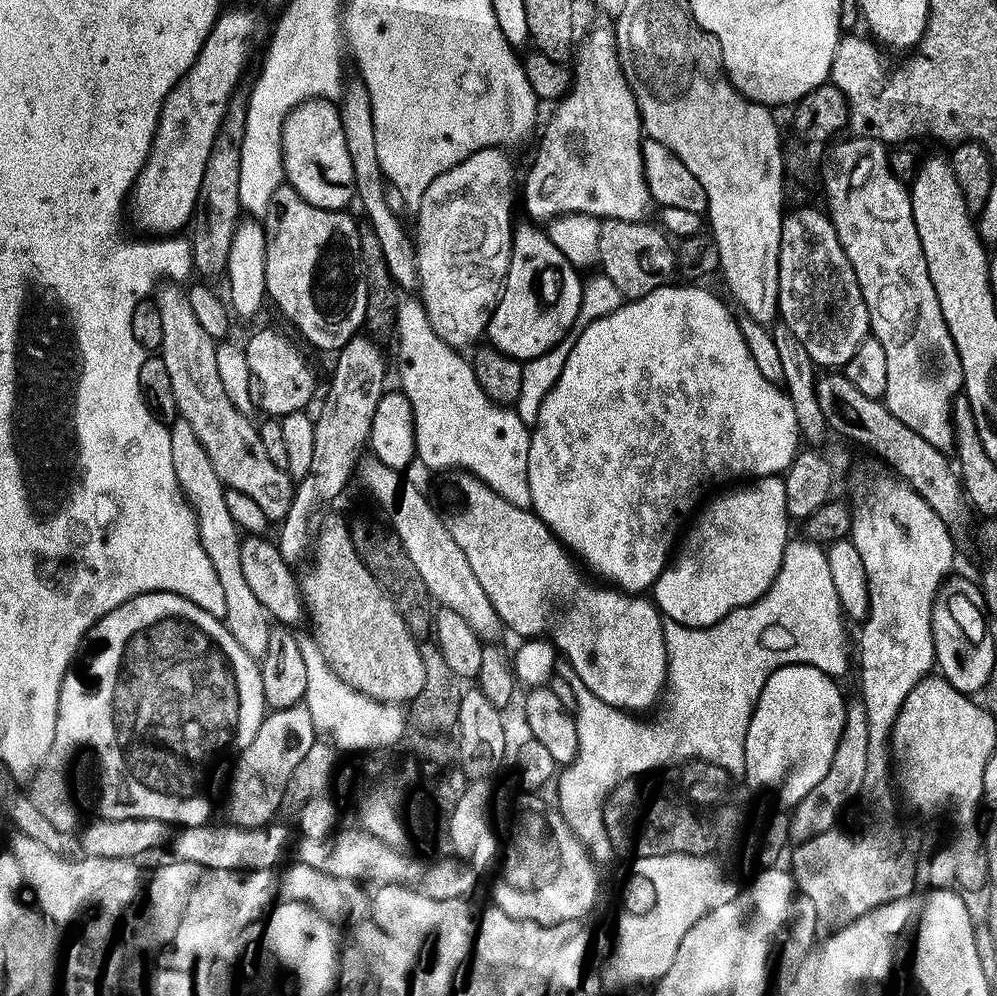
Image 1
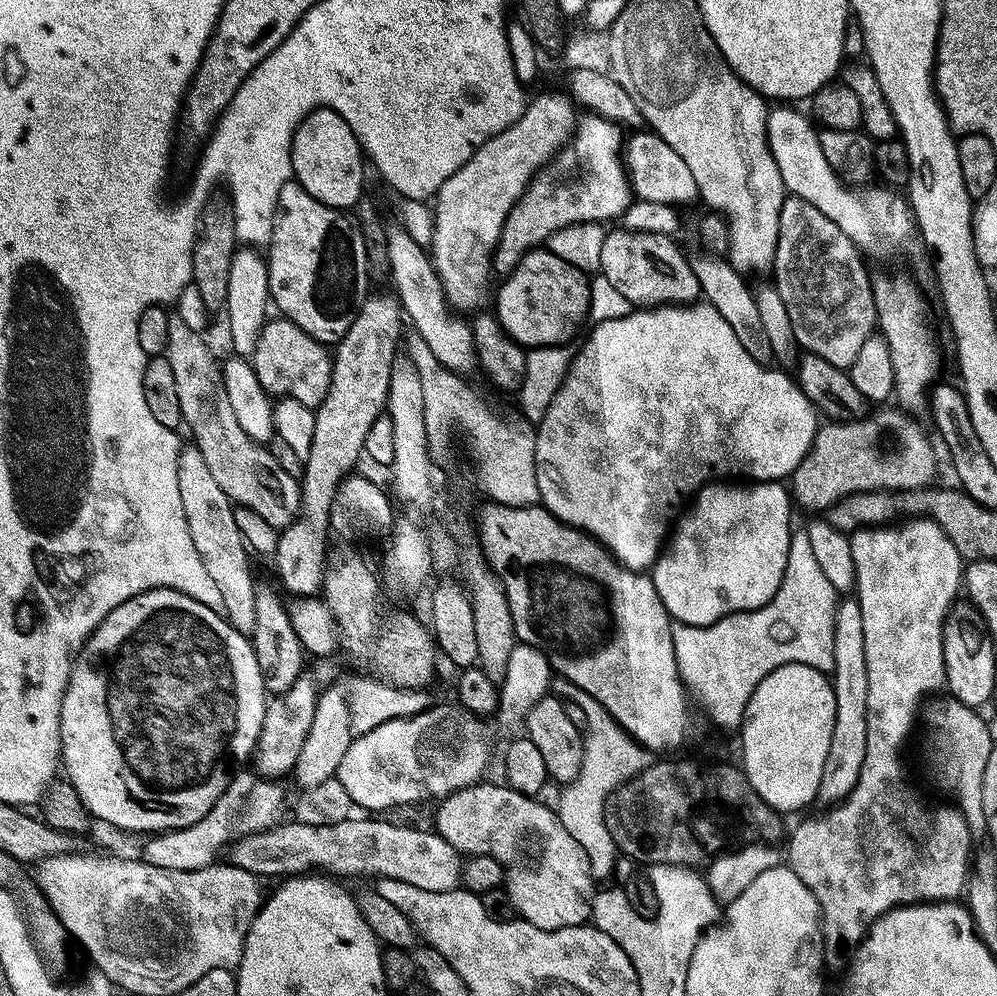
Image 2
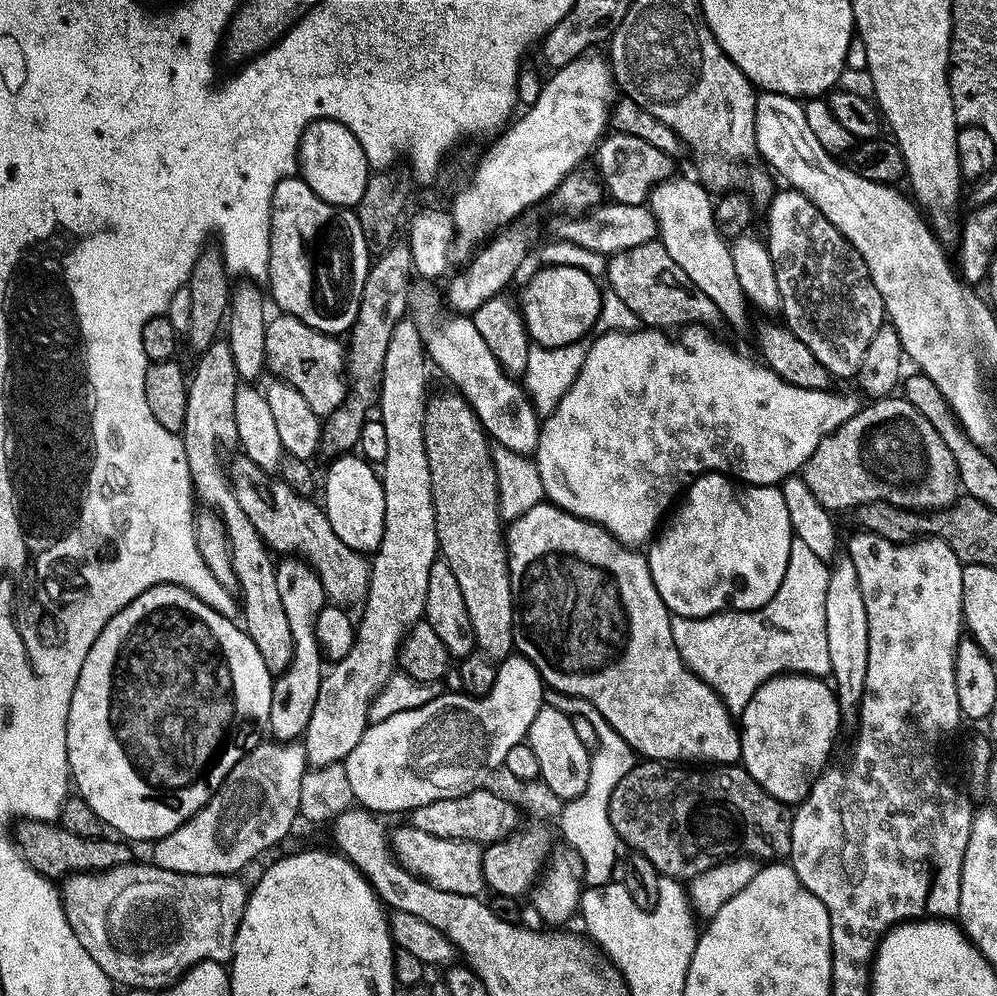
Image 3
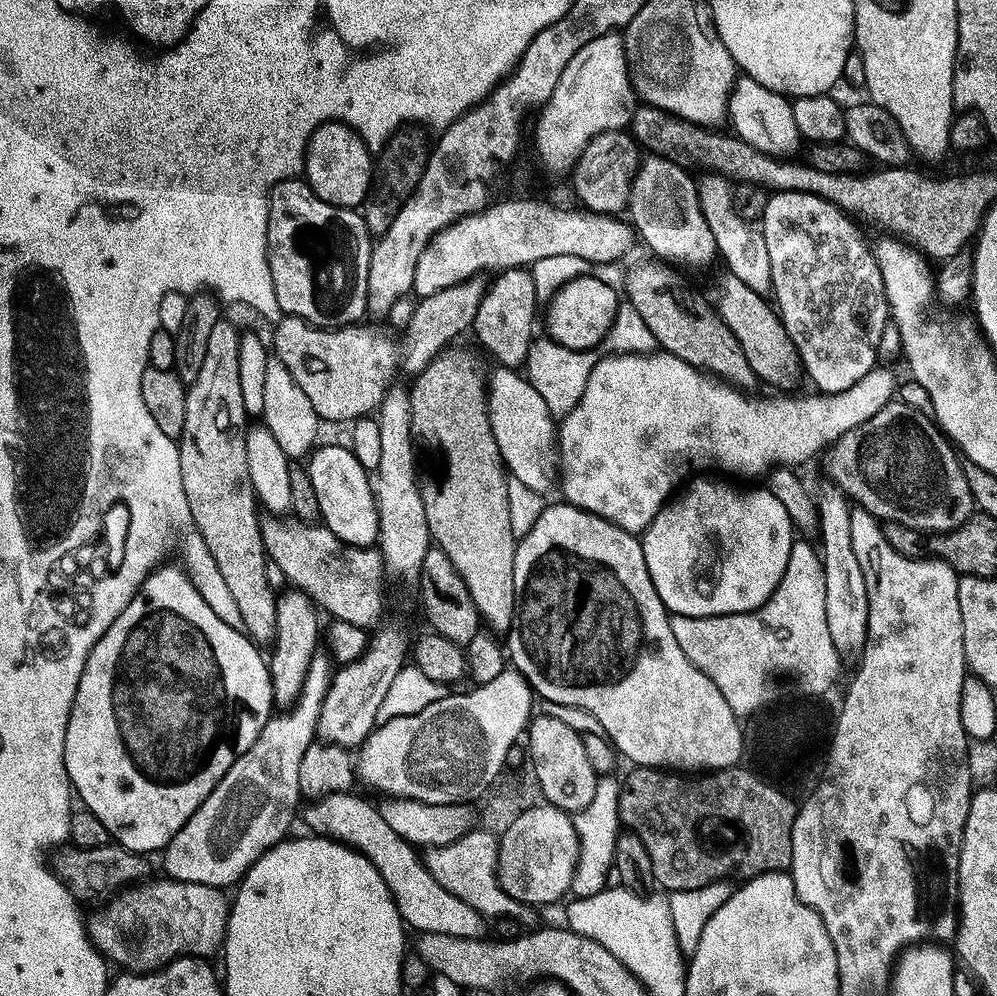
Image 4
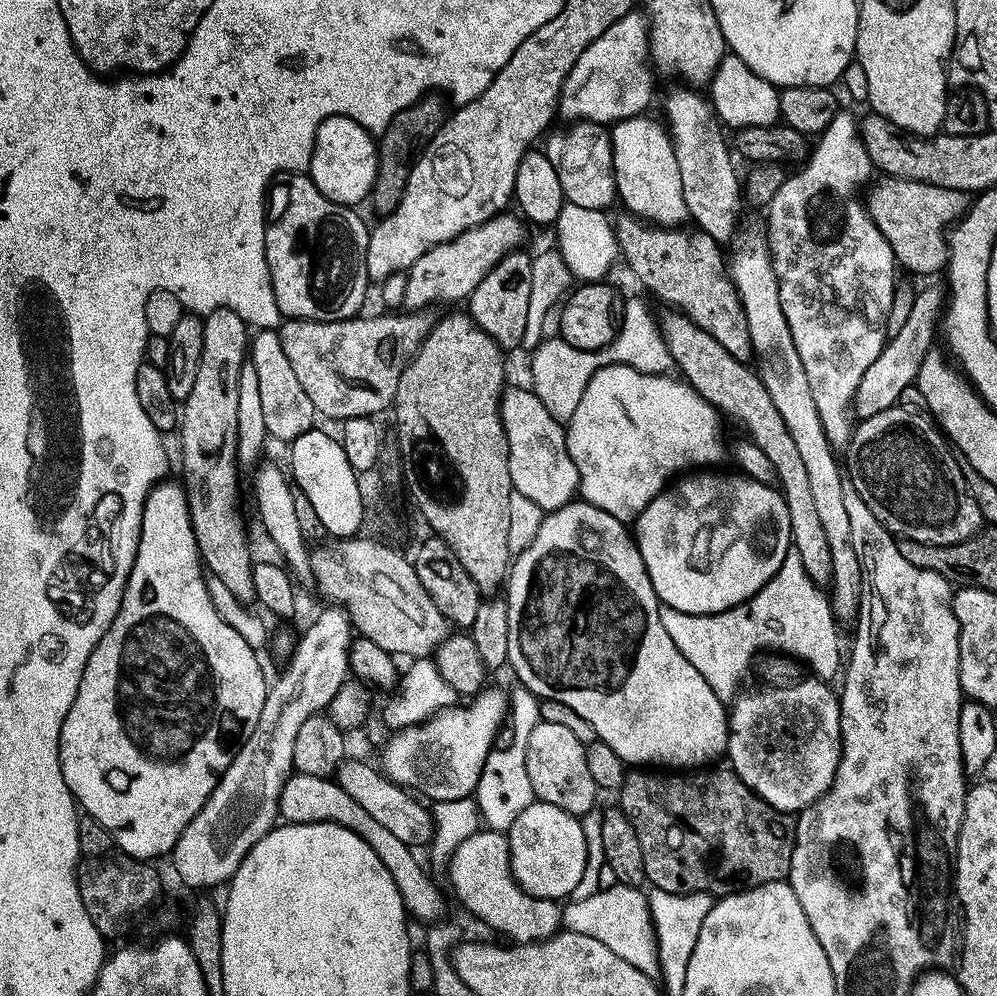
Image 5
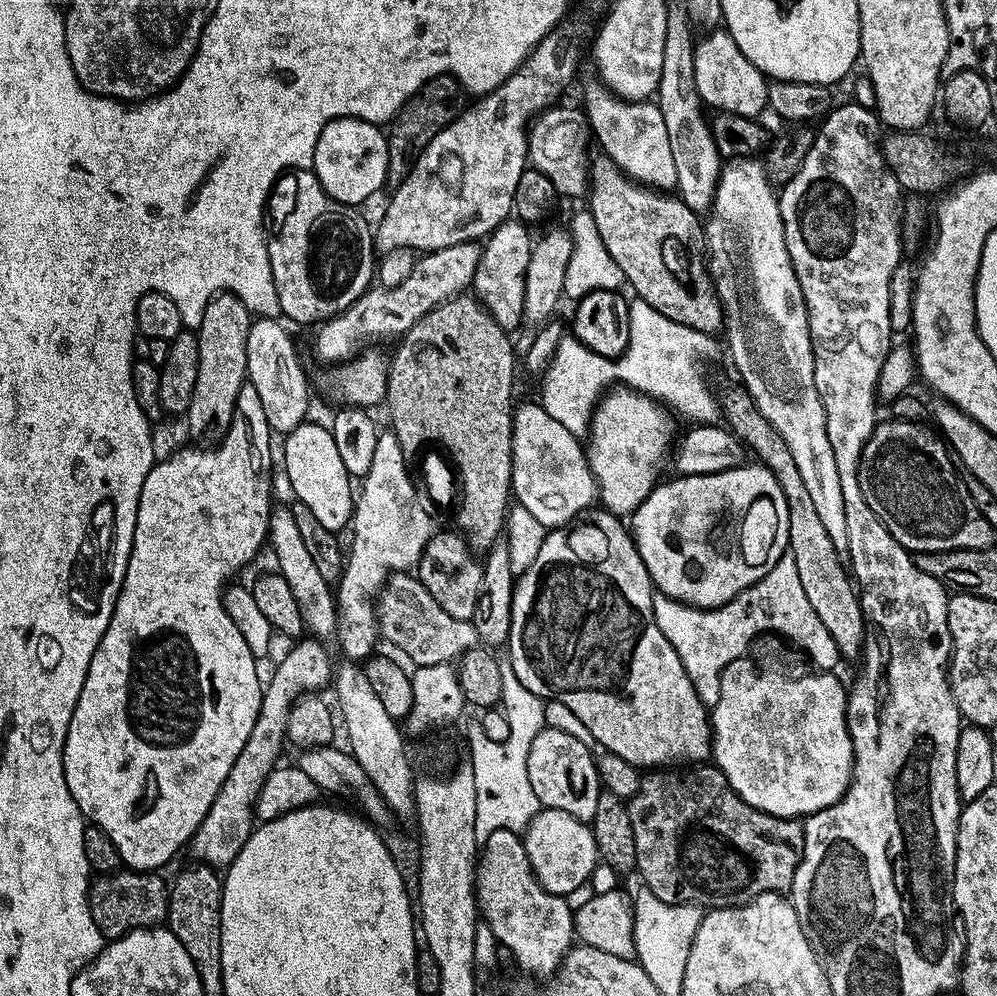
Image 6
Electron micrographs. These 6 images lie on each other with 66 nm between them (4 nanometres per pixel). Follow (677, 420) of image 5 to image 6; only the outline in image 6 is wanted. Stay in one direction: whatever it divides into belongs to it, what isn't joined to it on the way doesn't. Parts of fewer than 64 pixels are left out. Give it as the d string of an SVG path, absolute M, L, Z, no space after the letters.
M616 386L601 396L592 413L586 451L599 501L613 516L624 518L635 512L656 487L660 463L665 463L674 444L672 419L673 413L665 405L635 388Z

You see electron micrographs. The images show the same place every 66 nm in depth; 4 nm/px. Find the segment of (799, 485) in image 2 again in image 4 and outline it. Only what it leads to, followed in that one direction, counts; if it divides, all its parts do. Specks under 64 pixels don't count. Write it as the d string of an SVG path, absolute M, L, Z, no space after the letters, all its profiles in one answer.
M893 402L882 406L882 410L878 410L872 418L866 418L862 426L854 426L854 430L838 437L835 444L827 449L827 456L828 476L832 479L829 481L841 488L849 501L881 521L894 520L904 528L913 528L921 534L943 534L963 528L974 514L968 472L963 468L965 465L957 449L940 431L935 419L915 404Z

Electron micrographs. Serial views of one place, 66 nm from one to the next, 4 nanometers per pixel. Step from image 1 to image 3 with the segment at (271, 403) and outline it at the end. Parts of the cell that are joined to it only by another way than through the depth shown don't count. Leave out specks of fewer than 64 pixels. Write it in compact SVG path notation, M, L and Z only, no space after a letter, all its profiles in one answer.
M276 314L266 323L266 352L264 362L267 371L277 381L284 381L306 398L314 414L326 418L344 400L346 395L346 348L337 337L306 326L298 318Z

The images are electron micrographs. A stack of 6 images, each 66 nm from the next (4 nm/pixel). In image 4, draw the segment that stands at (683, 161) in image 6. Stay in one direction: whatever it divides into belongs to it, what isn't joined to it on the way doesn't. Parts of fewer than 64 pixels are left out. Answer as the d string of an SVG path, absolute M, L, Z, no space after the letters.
M706 172L697 179L699 202L708 221L719 257L726 262L725 268L755 293L767 295L772 289L773 275L770 271L770 254L763 231L745 220L734 202L733 183L720 173Z

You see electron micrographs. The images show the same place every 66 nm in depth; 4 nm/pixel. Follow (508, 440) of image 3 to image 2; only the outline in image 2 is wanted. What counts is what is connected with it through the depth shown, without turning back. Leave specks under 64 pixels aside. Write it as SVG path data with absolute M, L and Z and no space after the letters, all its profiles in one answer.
M396 222L389 223L387 228L387 260L391 287L400 300L401 311L407 321L409 318L412 322L413 331L424 338L444 367L464 376L474 372L478 361L471 325L466 320L452 318L453 313L427 249L414 242L403 225Z

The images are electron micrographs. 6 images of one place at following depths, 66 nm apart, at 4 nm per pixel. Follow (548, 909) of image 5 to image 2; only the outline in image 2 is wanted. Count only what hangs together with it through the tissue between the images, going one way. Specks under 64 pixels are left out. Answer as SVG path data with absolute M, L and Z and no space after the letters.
M349 818L330 826L306 826L300 820L289 819L289 824L281 822L270 830L236 840L230 848L232 851L230 862L242 870L253 872L257 878L265 878L264 876L291 878L319 870L336 878L372 876L371 878L397 880L406 882L410 886L418 886L418 890L423 892L444 893L461 887L462 853L454 846L450 846L450 842L446 842L446 838L442 838L434 830L423 832L420 828L407 828L404 824L391 824L388 820L356 819Z

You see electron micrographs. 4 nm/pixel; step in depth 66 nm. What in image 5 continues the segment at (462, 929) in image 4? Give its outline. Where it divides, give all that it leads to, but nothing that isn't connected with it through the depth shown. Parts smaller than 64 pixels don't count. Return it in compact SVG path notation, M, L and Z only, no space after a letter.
M294 772L284 783L282 794L279 800L280 815L279 817L292 824L309 824L310 822L328 821L331 824L346 826L347 829L354 830L356 834L362 837L382 858L382 866L390 870L390 878L398 886L402 894L404 910L409 917L427 922L436 922L441 919L440 903L443 902L444 896L440 893L440 888L434 881L428 877L429 869L420 865L420 860L415 856L413 849L406 842L402 842L390 830L383 828L377 821L358 802L351 798L350 794L342 790L340 784L330 779L310 774Z

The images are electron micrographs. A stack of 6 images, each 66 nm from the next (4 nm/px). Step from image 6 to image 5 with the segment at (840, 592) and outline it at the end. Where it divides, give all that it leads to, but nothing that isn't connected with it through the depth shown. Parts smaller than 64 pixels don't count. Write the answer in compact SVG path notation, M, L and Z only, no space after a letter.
M668 310L664 317L659 317L658 323L660 333L664 335L668 346L668 353L672 355L675 367L680 367L683 379L721 413L733 416L738 423L744 424L745 430L749 432L745 433L752 443L758 446L758 450L762 450L762 454L766 454L766 458L770 458L790 514L791 547L802 558L802 566L810 579L817 586L827 585L832 579L830 545L826 542L826 533L814 506L810 478L806 475L806 466L802 466L802 454L798 454L798 446L794 446L794 438L786 422L782 422L782 414L778 414L759 375L753 369L751 372L744 360L734 358L734 354L730 354L730 350L726 350L726 346L722 346L718 338L699 328L684 313Z

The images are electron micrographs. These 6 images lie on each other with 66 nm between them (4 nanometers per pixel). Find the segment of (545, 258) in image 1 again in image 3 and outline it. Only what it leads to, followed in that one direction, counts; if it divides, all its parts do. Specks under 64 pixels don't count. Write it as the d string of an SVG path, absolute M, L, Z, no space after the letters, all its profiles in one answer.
M547 266L537 267L537 272L524 284L524 289L518 295L518 307L524 325L528 331L528 338L532 344L541 344L544 348L561 348L567 344L578 344L585 339L584 335L591 333L596 319L600 313L600 307L604 301L602 288L599 288L597 277L591 276L570 266Z

